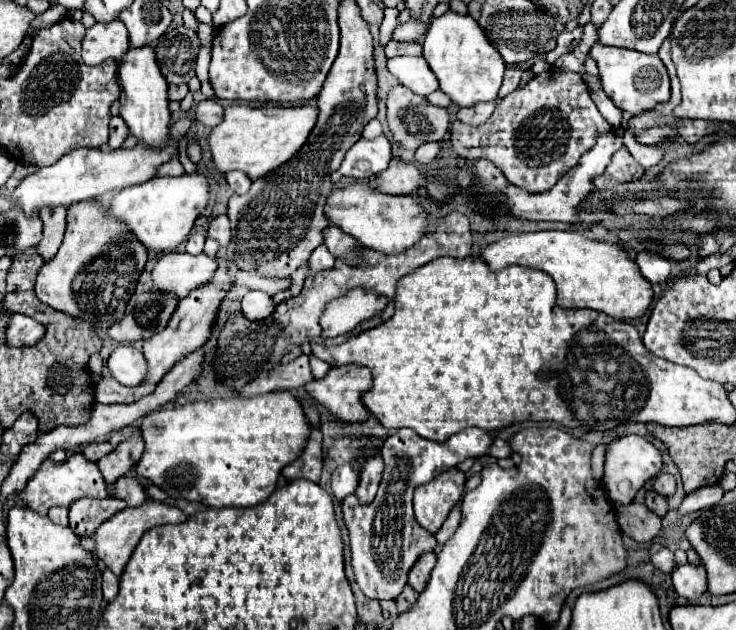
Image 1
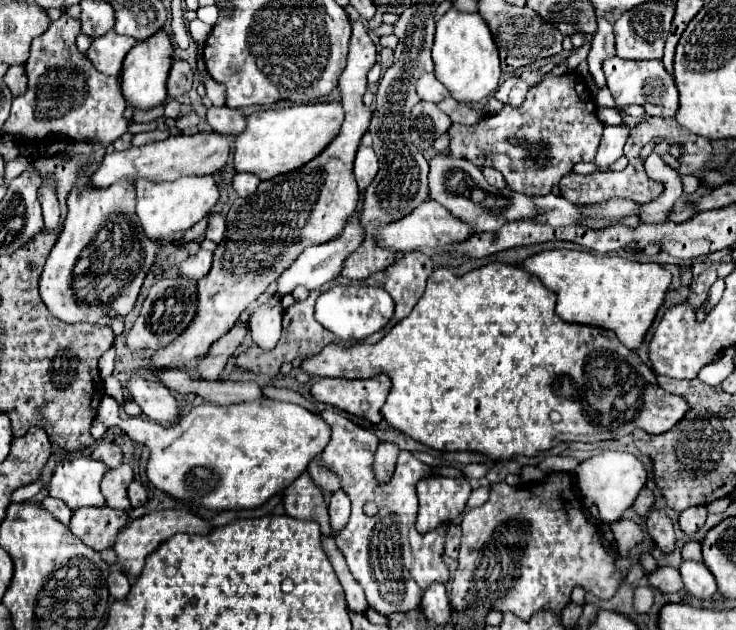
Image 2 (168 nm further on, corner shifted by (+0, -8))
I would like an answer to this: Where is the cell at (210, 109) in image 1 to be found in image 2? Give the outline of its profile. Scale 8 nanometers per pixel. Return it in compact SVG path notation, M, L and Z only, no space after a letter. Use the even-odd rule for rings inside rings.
M228 106L210 108L206 120L214 132L220 132L224 136L236 136L246 128L246 114L242 110L234 110Z

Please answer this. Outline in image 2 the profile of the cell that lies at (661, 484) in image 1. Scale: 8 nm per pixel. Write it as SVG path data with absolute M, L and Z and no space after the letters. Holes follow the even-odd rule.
M642 488L640 494L636 496L632 508L634 508L634 512L636 512L638 516L644 516L644 514L650 510L652 504L654 504L654 496L652 496L652 492L650 492L648 488Z

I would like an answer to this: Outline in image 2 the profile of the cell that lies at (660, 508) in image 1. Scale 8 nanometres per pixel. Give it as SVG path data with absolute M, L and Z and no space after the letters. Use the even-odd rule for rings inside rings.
M652 512L648 516L648 536L654 540L654 544L664 552L664 554L670 554L674 550L674 542L676 542L676 536L674 536L674 526L672 526L672 520L664 514L664 512Z

